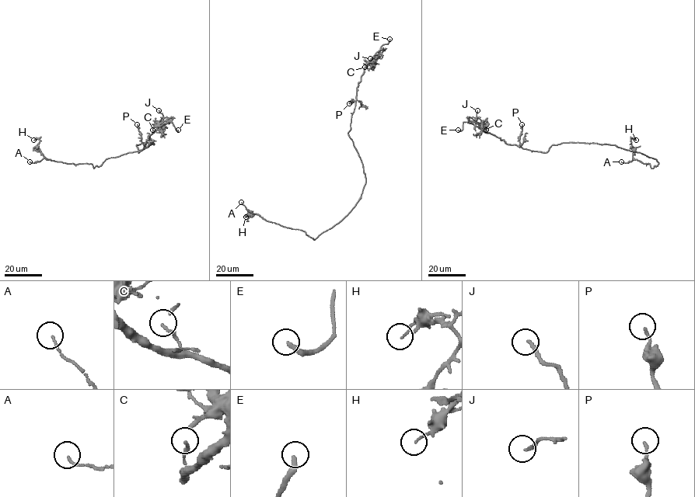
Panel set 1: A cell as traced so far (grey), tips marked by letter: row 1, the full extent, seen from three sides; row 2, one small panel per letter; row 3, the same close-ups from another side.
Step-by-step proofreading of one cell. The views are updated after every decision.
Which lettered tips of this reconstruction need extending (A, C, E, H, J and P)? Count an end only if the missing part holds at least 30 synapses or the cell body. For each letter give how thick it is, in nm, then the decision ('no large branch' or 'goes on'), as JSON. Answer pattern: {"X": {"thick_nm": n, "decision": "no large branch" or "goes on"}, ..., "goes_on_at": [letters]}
{"A": {"thick_nm": 100, "decision": "no large branch"}, "C": {"thick_nm": 180, "decision": "no large branch"}, "E": {"thick_nm": 240, "decision": "goes on"}, "H": {"thick_nm": 100, "decision": "no large branch"}, "J": {"thick_nm": 160, "decision": "no large branch"}, "P": {"thick_nm": 130, "decision": "no large branch"}, "goes_on_at": ["E"]}

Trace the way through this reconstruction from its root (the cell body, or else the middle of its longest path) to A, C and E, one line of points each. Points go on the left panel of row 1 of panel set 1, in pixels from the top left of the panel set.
A: (153, 144), (137, 151), (108, 158), (94, 168), (91, 164), (67, 163), (45, 158), (35, 162), (29, 161)
C: (153, 144), (146, 142), (136, 146), (138, 153), (144, 148), (152, 130)
E: (153, 144), (146, 142), (136, 146), (138, 153), (144, 148), (148, 137), (165, 123), (171, 122), (178, 130)

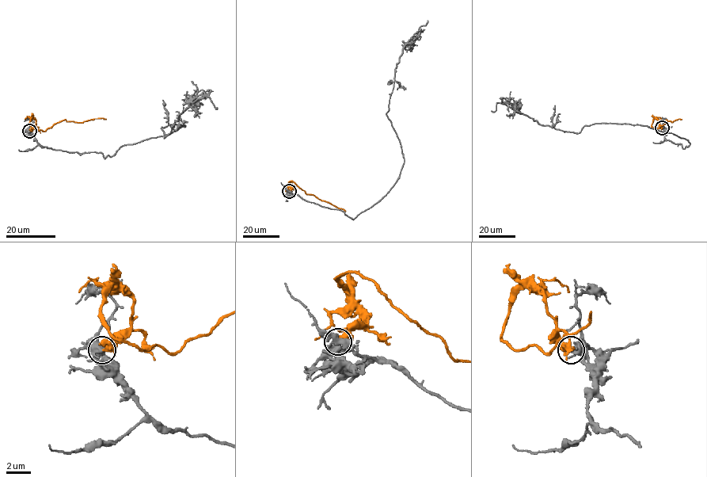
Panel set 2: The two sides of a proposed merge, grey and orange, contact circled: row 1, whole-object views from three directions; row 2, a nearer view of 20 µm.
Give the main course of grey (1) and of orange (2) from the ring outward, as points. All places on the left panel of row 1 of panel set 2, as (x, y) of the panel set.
1: (29, 130), (53, 150), (104, 159), (185, 126), (161, 127), (165, 138), (191, 102), (207, 97), (217, 107)
2: (29, 130), (36, 121), (32, 119), (32, 128), (43, 131), (64, 120), (82, 122), (106, 119)

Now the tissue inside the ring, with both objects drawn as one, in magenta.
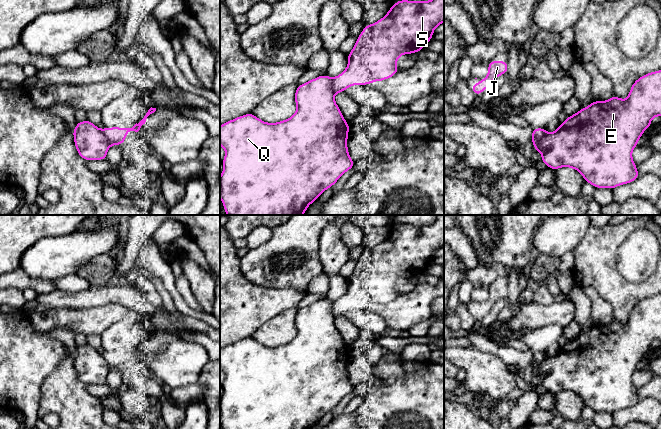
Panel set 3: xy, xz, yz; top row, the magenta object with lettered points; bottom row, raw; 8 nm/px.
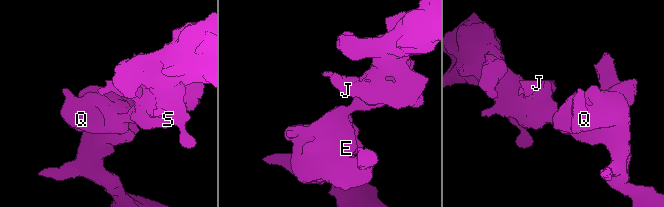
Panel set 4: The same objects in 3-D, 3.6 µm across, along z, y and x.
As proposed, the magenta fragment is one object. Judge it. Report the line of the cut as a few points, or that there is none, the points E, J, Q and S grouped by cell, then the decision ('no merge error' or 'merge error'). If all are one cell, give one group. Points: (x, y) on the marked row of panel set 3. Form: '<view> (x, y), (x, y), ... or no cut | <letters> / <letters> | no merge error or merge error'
yz (547, 133), (539, 138), (532, 136) | E Q / J S | merge error

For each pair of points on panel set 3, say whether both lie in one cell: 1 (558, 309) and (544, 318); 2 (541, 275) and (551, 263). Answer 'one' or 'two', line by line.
1: one
2: one

